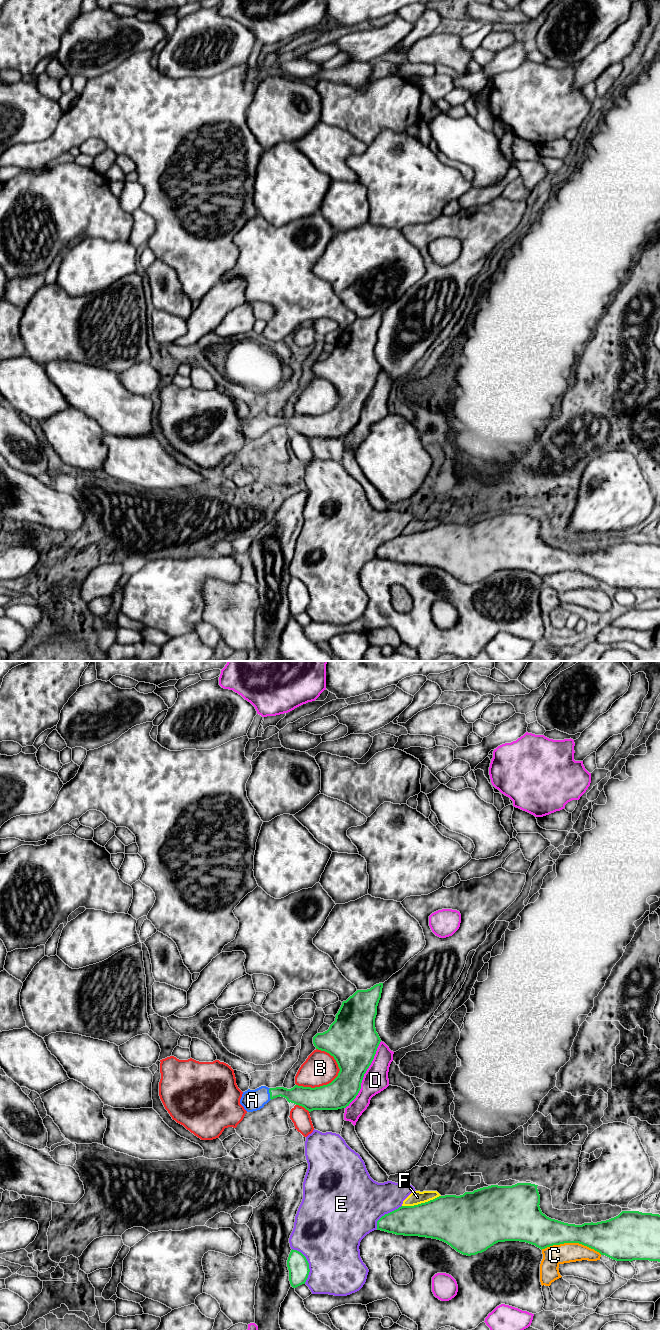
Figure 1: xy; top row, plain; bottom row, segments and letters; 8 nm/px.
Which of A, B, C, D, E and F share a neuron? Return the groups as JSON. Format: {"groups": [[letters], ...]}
{"groups": [["A"], ["B"], ["C"], ["D"], ["E"], ["F"]]}

